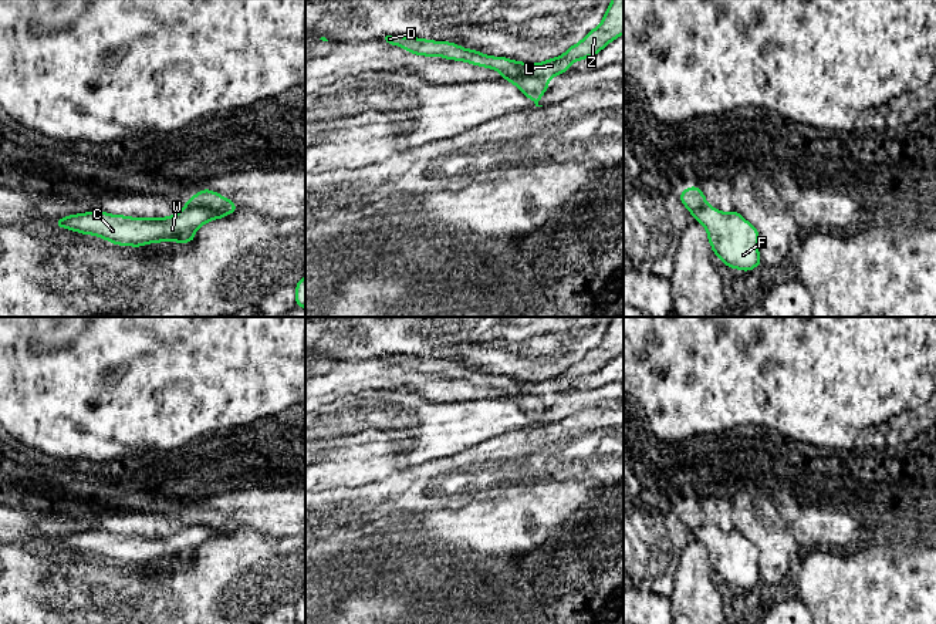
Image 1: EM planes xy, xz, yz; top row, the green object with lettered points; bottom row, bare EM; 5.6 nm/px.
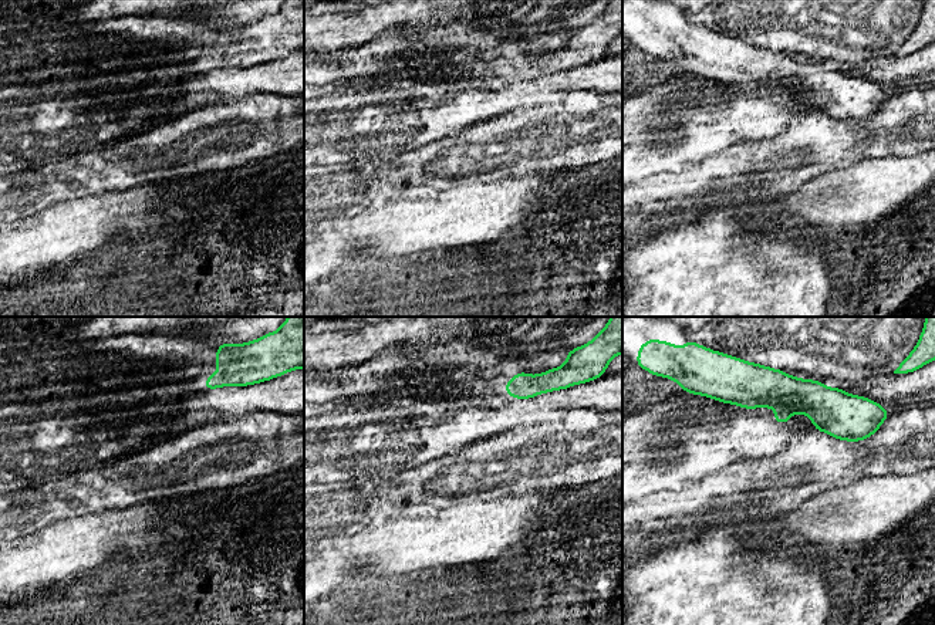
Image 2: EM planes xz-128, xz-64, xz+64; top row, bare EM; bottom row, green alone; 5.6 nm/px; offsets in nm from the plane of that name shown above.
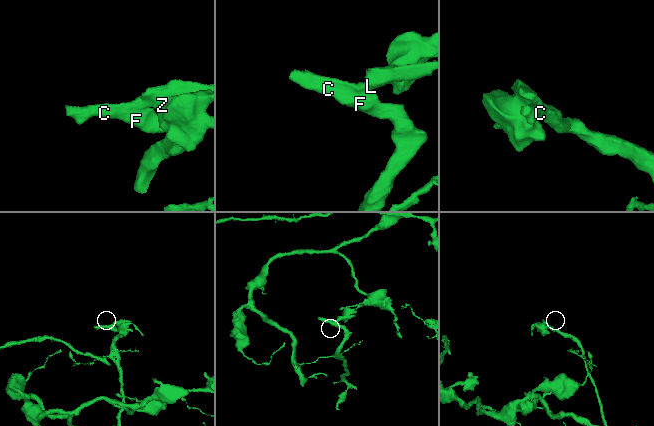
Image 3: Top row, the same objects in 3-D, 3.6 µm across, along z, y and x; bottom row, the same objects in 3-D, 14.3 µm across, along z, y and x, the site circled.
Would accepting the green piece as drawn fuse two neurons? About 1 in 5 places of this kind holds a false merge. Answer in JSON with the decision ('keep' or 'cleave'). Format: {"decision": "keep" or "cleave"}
{"decision": "cleave"}

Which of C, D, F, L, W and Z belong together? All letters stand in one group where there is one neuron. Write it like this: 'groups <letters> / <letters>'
groups C D F W / L Z

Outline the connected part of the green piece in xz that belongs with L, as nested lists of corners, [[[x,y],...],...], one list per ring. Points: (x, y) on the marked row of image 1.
[[[611,0],[601,24],[592,28],[579,43],[571,45],[562,55],[538,64],[514,61],[518,71],[527,77],[551,80],[567,72],[572,63],[592,57],[606,44],[624,34],[624,0]]]

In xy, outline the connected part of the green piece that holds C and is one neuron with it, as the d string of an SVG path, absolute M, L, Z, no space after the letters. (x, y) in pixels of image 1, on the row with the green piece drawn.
M185 206L168 217L129 217L97 210L64 216L54 226L94 235L114 244L139 247L159 242L190 243L202 225L224 216L202 206Z

